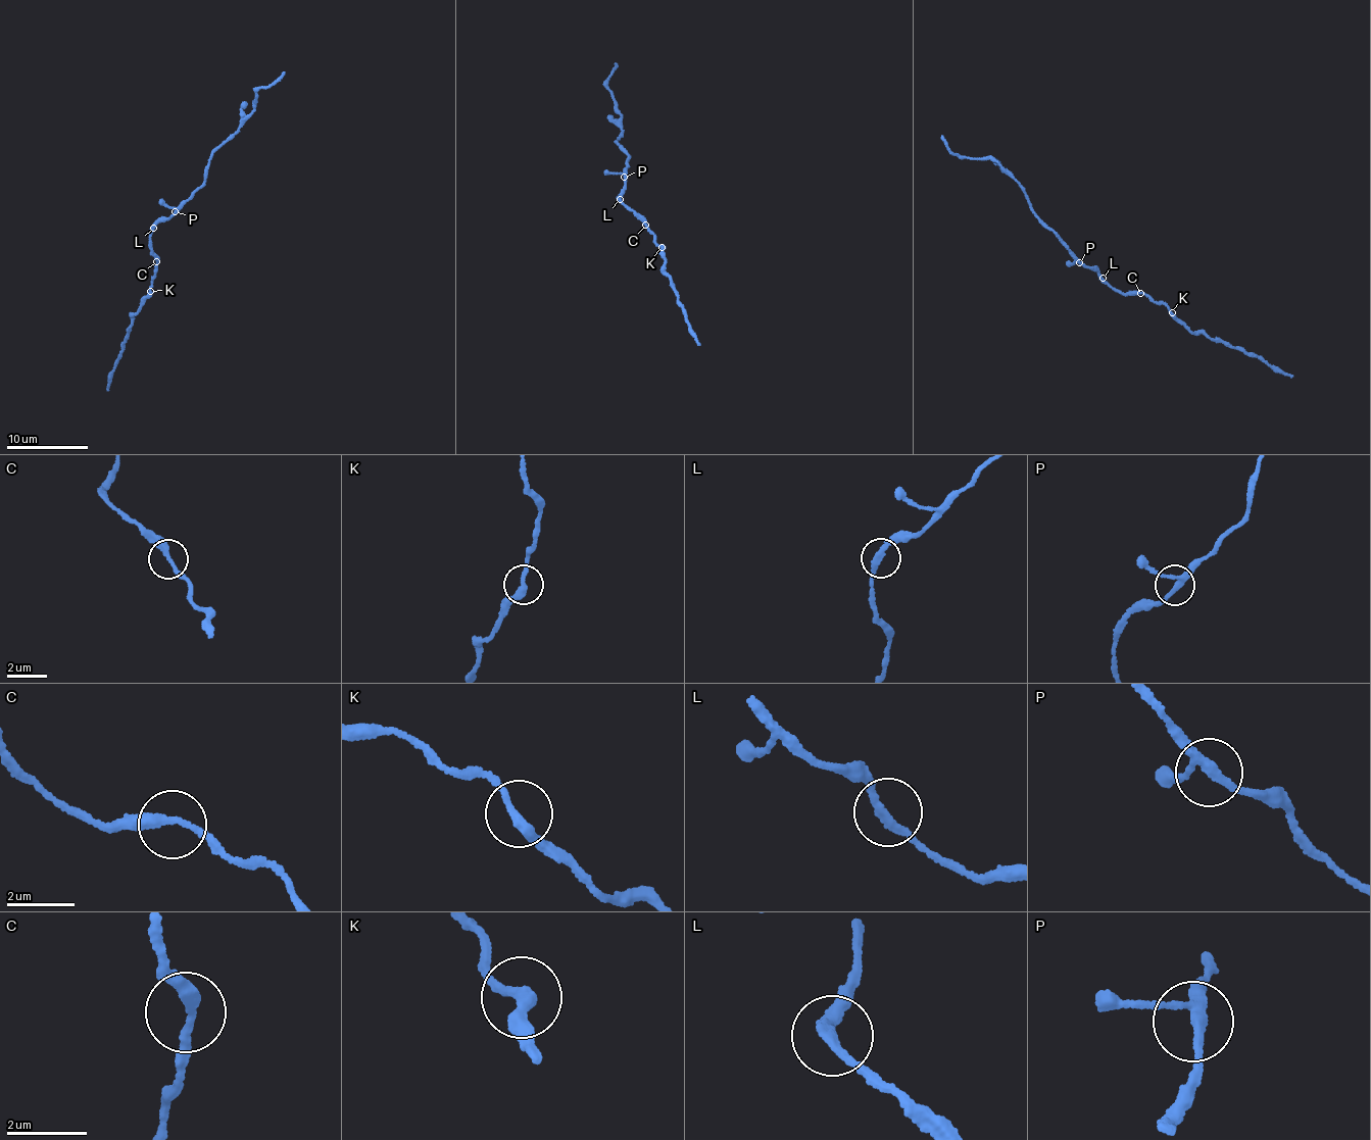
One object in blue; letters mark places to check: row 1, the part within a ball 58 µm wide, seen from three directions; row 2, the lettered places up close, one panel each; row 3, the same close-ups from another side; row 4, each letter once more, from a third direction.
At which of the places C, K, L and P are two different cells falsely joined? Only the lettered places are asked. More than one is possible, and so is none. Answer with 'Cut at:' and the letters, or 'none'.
Cut at: none

